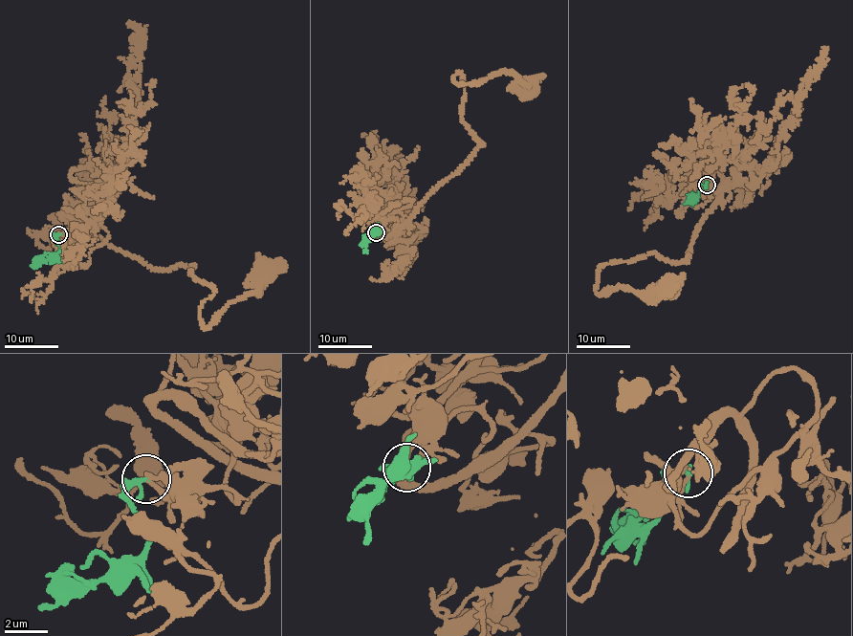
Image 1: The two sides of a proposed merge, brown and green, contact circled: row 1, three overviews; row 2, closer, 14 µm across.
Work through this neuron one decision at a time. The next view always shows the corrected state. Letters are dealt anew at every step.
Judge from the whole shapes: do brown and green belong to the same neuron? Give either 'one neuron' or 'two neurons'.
one neuron

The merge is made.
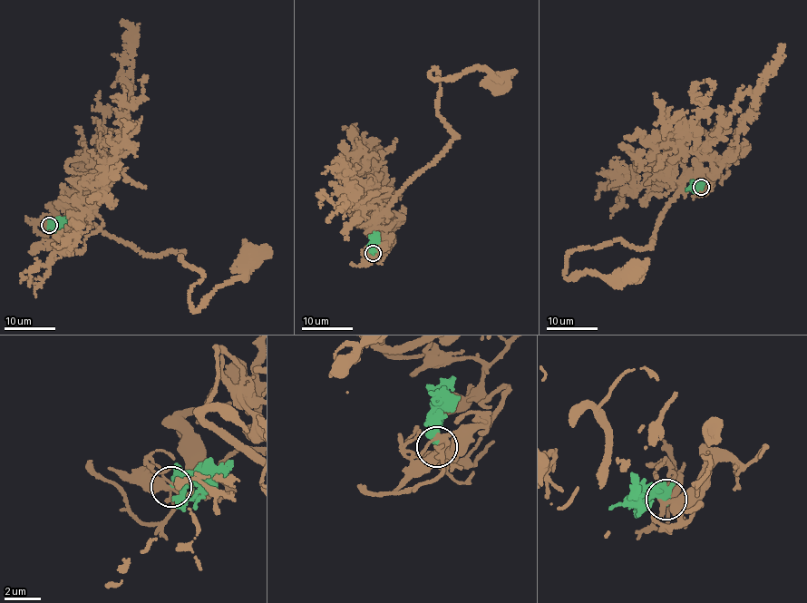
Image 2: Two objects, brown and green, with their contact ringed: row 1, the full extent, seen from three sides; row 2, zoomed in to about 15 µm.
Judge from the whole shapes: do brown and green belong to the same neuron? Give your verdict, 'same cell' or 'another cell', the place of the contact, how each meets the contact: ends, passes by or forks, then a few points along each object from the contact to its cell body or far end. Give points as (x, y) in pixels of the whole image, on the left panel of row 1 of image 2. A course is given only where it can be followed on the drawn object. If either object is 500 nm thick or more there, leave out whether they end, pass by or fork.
another cell; at (49, 225); brown forks there; green passes by; brown runs (48, 225), (76, 212), (77, 196), (102, 232), (178, 254), (202, 274), (193, 309), (241, 278), (248, 257); green runs (48, 225), (65, 218)

